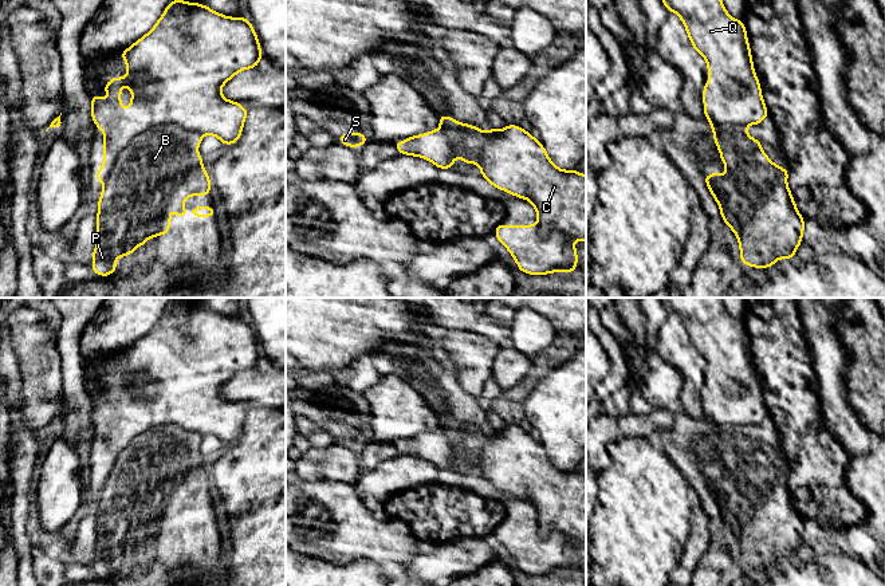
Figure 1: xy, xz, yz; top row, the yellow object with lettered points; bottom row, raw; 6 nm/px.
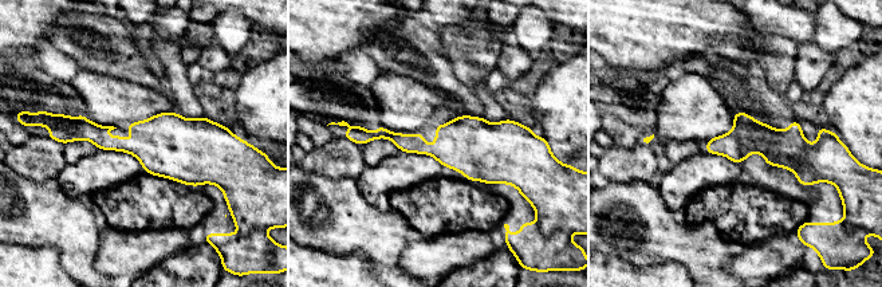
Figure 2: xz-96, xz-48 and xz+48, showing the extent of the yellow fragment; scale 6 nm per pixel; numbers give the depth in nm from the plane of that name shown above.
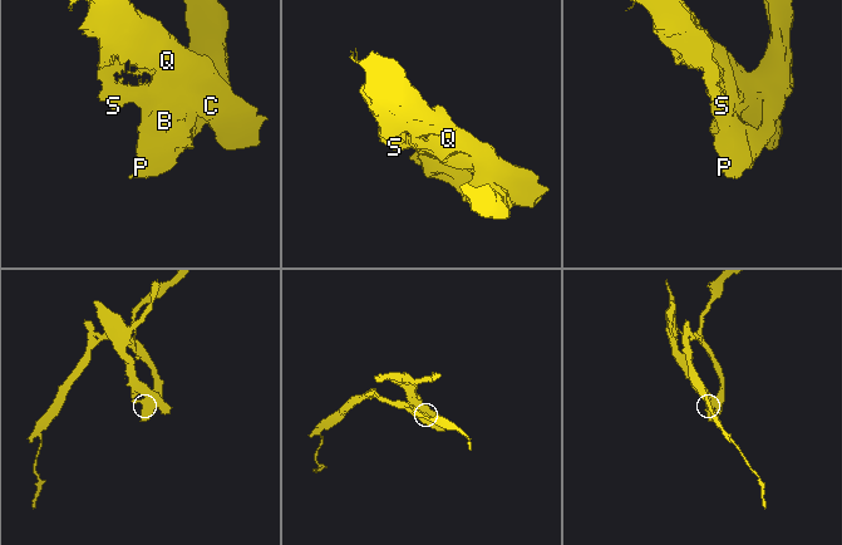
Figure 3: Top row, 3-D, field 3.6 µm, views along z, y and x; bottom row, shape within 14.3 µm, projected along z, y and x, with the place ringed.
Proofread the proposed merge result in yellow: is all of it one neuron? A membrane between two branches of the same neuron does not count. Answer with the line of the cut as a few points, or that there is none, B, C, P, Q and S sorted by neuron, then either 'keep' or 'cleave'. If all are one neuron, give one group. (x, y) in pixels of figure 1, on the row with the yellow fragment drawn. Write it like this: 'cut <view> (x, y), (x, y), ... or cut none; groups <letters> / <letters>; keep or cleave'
cut xy (201, 136), (176, 125), (152, 126), (118, 154), (103, 181); groups B P / C Q S; cleave

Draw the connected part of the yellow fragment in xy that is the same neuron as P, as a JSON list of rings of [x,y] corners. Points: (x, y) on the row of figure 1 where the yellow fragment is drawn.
[[[160,125],[134,137],[118,154],[98,201],[93,274],[102,278],[114,274],[118,257],[133,255],[138,245],[146,245],[149,237],[169,233],[172,207],[176,208],[176,217],[185,217],[182,201],[189,196],[211,194],[209,174],[197,152],[200,145],[198,133],[177,125]]]

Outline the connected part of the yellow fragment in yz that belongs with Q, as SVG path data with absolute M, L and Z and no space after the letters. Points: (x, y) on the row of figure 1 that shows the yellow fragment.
M661 0L685 25L693 48L707 62L711 79L704 84L704 115L719 126L760 125L770 115L754 70L747 31L743 21L728 15L721 0Z

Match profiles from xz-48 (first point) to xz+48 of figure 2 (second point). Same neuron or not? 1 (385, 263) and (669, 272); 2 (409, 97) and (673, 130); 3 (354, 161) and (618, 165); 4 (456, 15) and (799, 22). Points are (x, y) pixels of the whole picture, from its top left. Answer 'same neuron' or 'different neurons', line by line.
1: different neurons
2: same neuron
3: same neuron
4: same neuron

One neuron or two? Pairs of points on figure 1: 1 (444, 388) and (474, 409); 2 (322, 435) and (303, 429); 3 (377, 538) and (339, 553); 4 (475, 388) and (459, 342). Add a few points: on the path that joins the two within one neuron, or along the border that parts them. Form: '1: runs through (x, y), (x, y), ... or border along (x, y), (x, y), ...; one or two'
1: runs through (451, 394), (467, 409); one
2: runs through (318, 435), (307, 429); one
3: runs through (368, 538), (354, 538), (349, 543); one
4: runs through (475, 377), (476, 368), (469, 353); one

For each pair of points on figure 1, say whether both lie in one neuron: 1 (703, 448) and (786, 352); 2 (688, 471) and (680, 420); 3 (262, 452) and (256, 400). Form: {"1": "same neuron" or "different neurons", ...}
{"1": "different neurons", "2": "same neuron", "3": "different neurons"}

